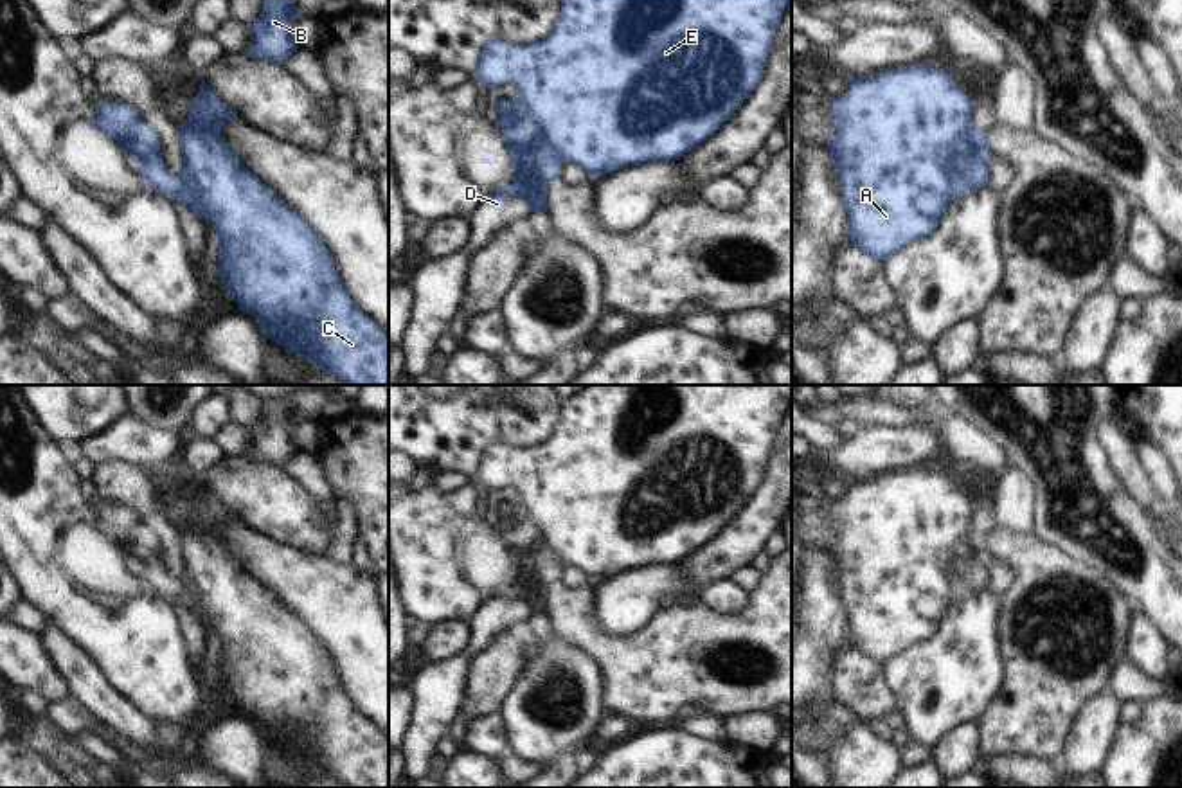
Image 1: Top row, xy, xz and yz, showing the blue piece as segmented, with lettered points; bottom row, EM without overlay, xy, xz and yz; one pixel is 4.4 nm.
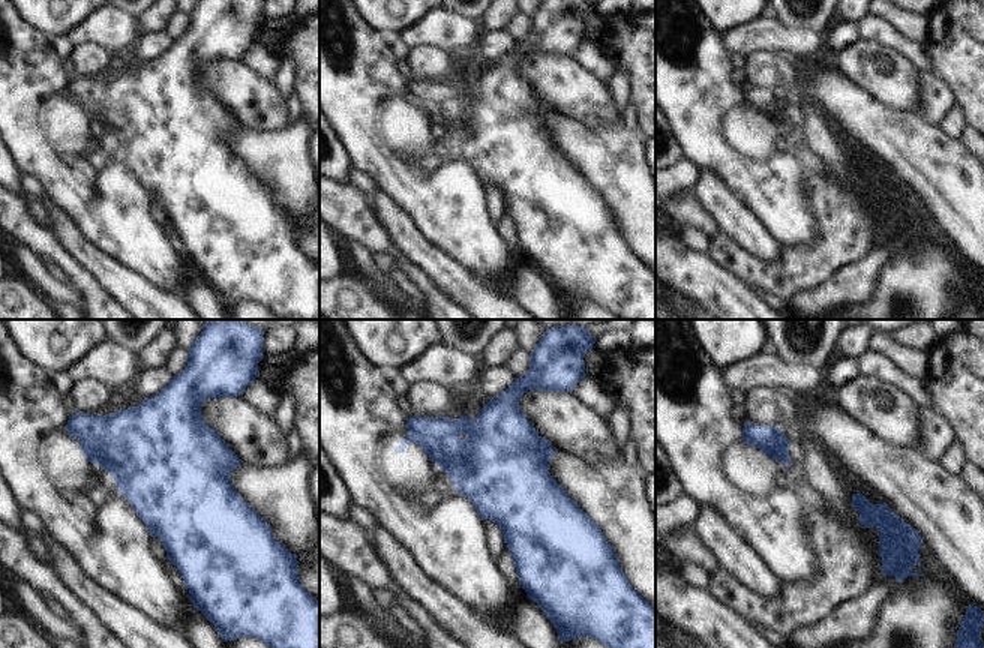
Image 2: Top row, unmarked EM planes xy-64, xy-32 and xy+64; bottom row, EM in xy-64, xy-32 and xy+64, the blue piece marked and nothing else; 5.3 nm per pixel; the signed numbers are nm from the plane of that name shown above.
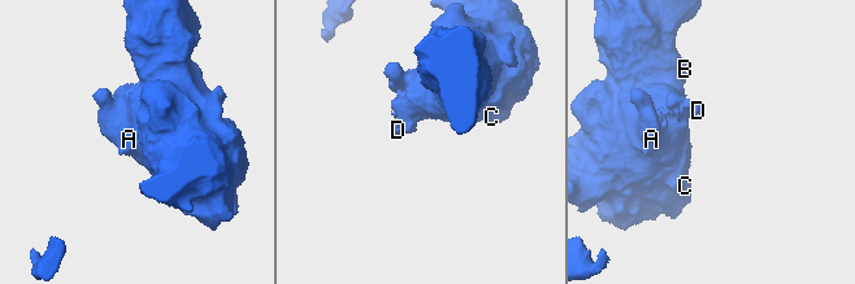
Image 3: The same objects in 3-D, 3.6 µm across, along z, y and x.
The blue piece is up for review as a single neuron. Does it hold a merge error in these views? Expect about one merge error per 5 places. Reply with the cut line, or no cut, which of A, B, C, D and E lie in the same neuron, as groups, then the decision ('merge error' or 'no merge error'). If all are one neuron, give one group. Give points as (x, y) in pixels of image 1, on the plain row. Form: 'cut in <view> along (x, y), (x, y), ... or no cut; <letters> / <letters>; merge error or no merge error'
no cut; A B C D E; no merge error

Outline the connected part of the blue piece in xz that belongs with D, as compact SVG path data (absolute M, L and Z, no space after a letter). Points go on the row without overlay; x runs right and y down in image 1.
M585 385L561 401L561 416L552 435L538 446L518 448L502 443L486 446L479 457L479 468L471 480L488 488L489 493L506 486L511 486L516 491L516 500L513 504L497 504L498 536L507 545L504 554L516 570L516 578L509 590L491 594L484 608L500 615L504 601L524 601L527 615L547 615L547 588L551 583L560 583L563 565L578 567L592 581L610 578L628 569L678 563L716 536L761 484L775 434L790 407L792 385Z

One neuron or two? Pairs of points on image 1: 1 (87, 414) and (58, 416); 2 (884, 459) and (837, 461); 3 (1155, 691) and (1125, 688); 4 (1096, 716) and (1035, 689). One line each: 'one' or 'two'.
1: one
2: one
3: one
4: two

